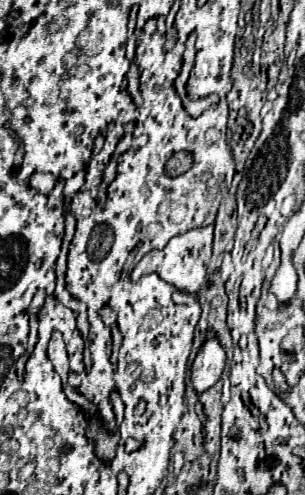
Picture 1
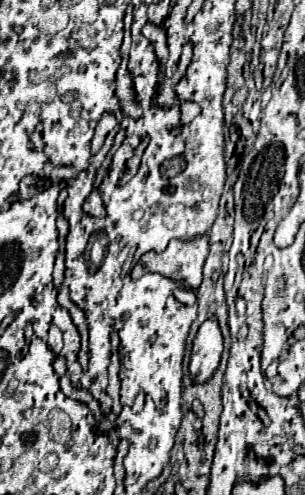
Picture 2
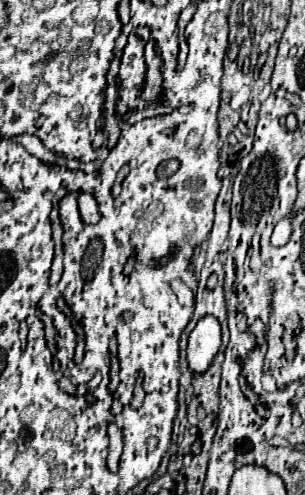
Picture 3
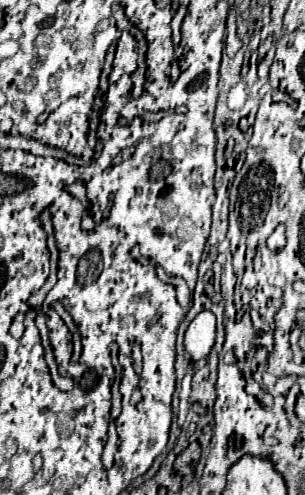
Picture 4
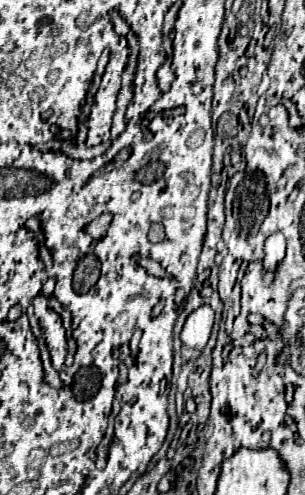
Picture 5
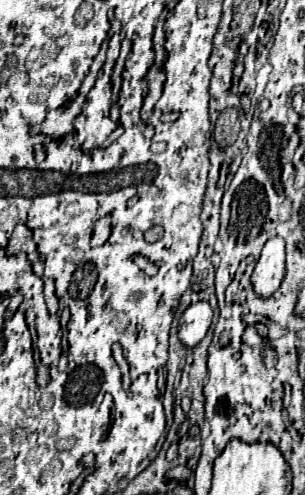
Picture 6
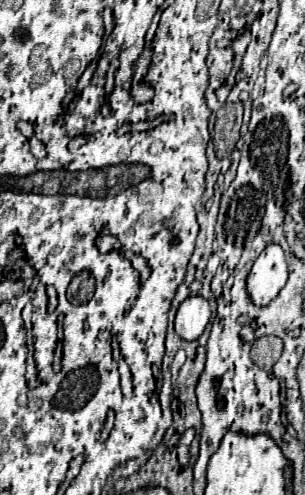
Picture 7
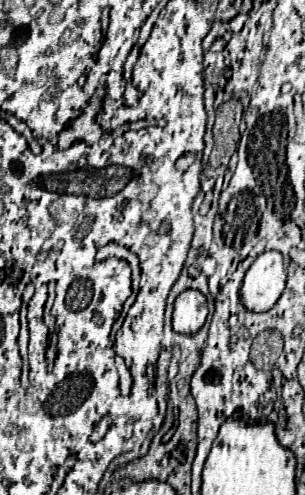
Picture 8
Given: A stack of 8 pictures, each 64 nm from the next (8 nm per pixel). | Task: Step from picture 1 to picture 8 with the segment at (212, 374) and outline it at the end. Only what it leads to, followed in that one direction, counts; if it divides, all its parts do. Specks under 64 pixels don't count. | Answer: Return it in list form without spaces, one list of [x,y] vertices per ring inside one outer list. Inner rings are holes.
[[[198,290],[182,292],[174,302],[174,332],[192,336],[196,334],[208,318],[208,304],[206,298]]]

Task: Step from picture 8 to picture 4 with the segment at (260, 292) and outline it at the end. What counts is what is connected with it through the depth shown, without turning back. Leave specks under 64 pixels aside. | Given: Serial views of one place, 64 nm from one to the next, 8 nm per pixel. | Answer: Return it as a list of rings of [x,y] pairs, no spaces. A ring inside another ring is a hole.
[[[280,224],[280,226],[276,226],[276,230],[270,234],[270,238],[268,238],[268,248],[282,248],[284,244],[286,244],[286,228],[284,228],[284,224]]]

